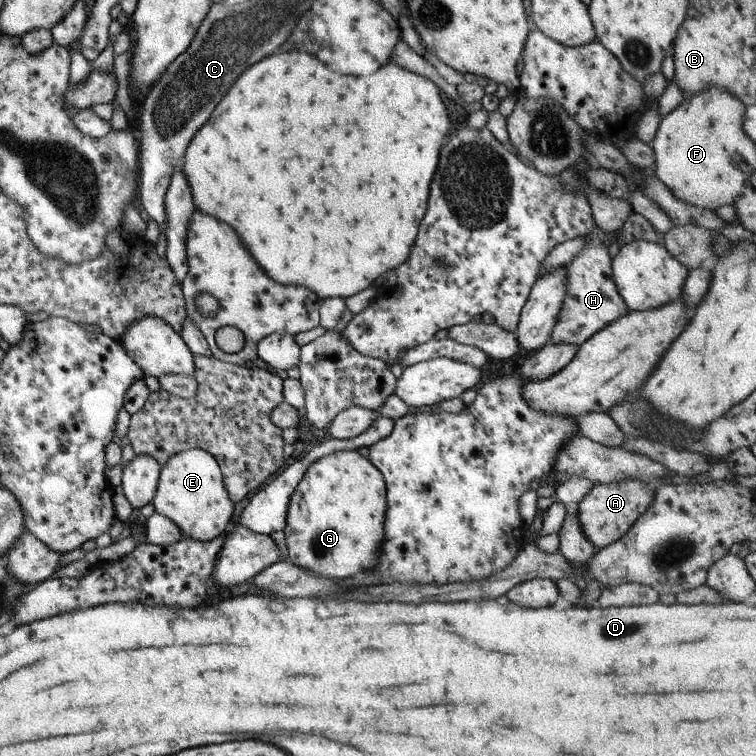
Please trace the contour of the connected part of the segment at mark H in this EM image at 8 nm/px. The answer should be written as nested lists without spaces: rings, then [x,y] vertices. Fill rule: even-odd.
[[[596,226],[585,238],[585,248],[565,266],[568,284],[561,310],[550,334],[551,343],[578,347],[600,328],[626,315],[629,311],[612,279],[612,259],[607,253],[608,235]]]

